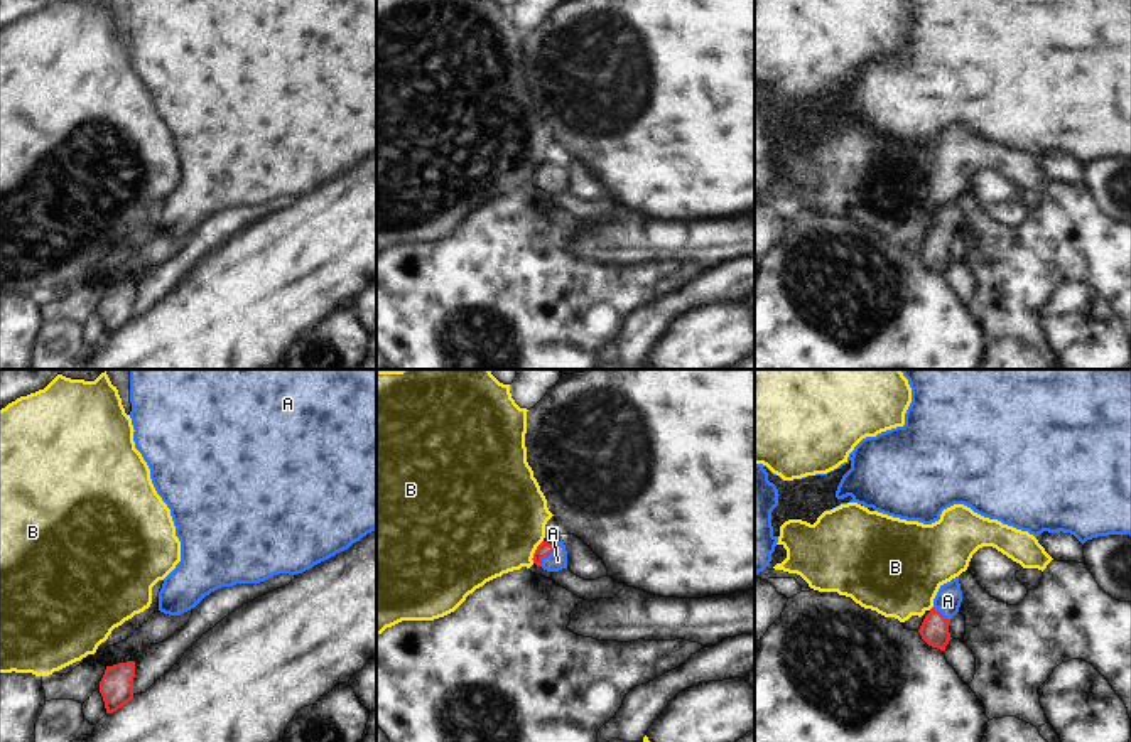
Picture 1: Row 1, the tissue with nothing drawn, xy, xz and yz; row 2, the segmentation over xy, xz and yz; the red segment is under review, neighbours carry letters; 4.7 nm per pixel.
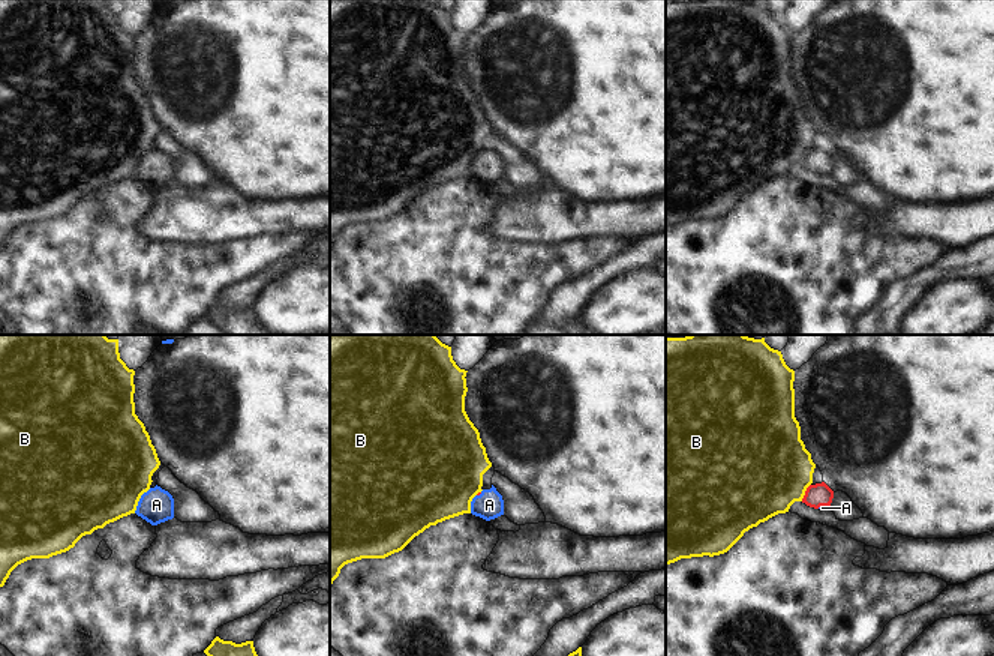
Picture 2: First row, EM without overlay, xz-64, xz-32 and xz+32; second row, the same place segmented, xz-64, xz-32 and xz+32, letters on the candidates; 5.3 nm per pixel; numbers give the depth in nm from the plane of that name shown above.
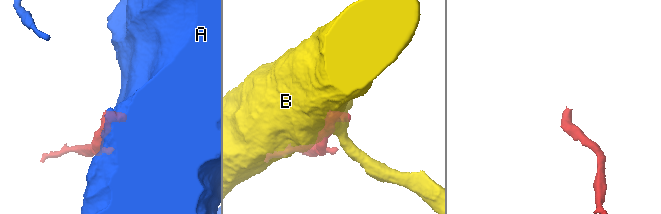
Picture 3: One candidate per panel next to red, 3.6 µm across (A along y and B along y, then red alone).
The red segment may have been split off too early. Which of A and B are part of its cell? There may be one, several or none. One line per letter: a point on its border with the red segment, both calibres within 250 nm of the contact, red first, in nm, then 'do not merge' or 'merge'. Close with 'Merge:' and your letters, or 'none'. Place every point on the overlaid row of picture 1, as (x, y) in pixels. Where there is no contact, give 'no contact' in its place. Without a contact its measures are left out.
A: contact xz (546, 555); calibres 70 and 90 nm; merge
B: contact xz (535, 552); calibres 70 and 480 nm; do not merge
Merge: A

